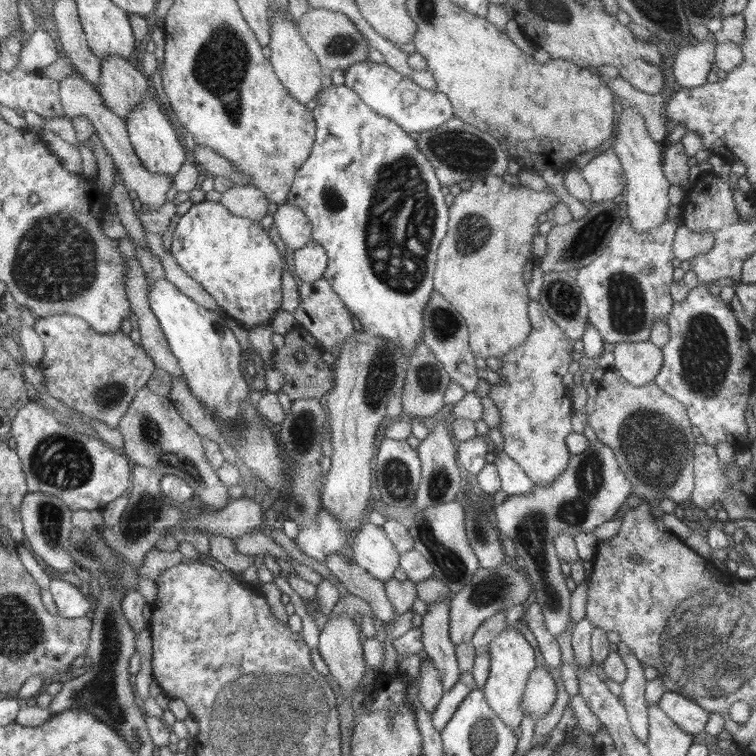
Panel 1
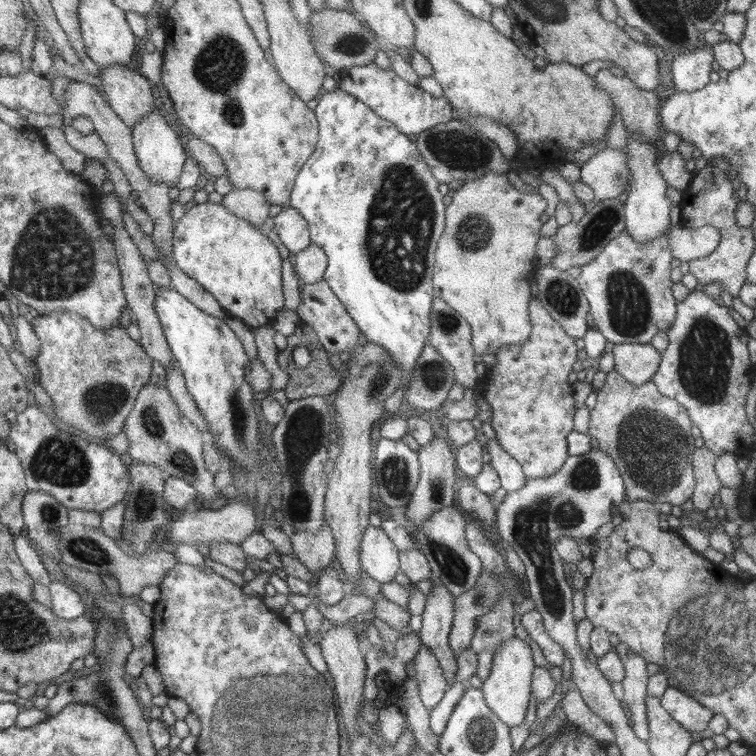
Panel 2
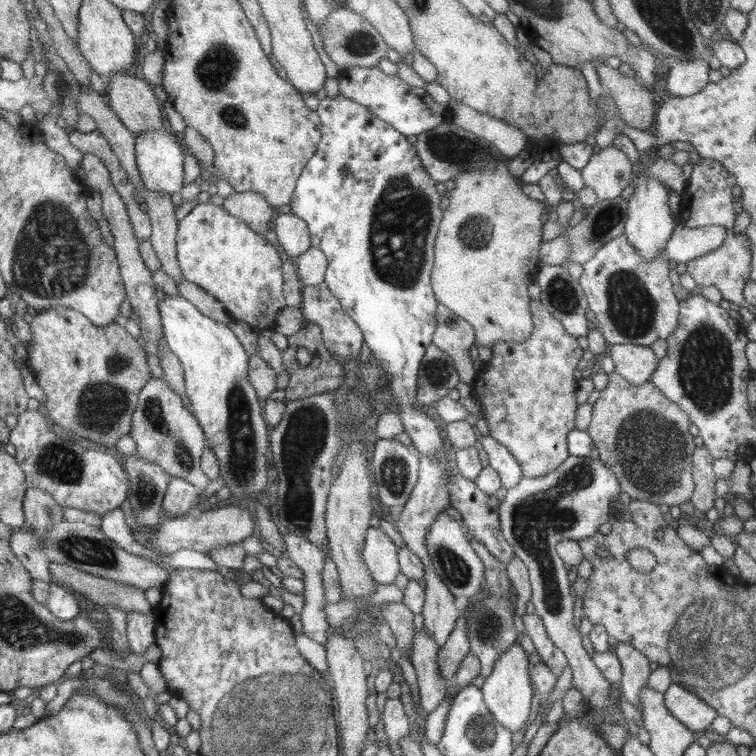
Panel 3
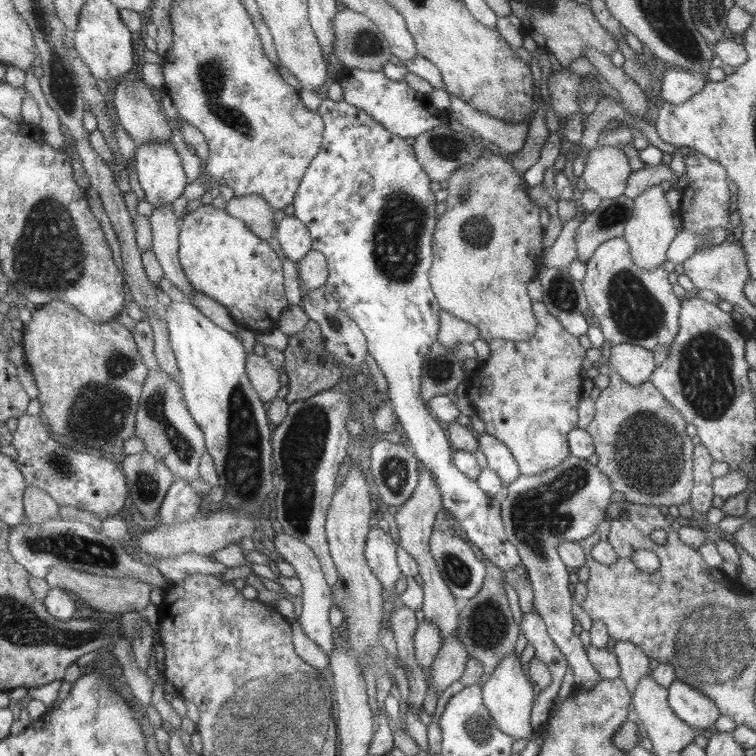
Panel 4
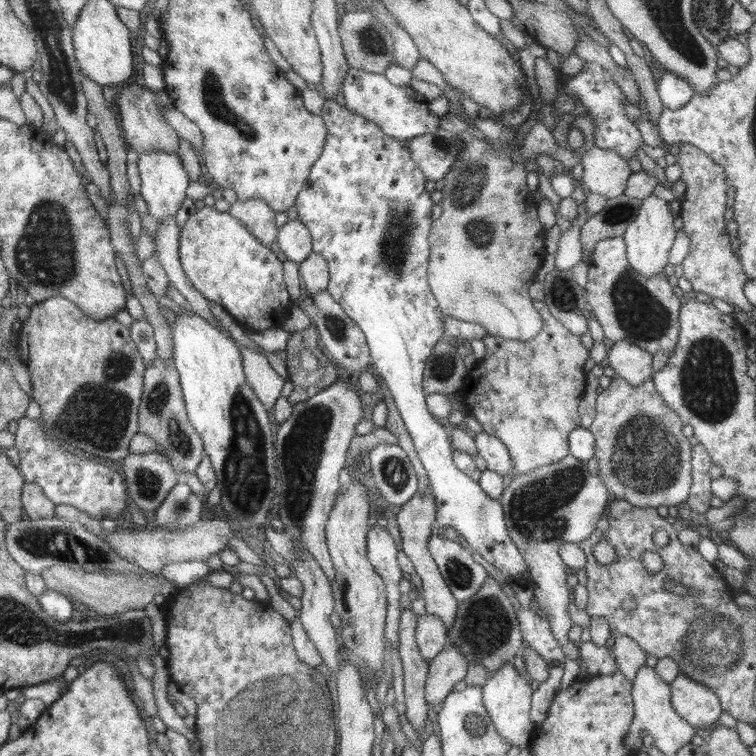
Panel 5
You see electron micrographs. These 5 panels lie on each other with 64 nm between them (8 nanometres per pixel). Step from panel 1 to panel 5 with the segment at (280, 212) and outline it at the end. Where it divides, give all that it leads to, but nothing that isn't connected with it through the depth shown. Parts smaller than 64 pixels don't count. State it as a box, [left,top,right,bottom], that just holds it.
[277,220,313,264]

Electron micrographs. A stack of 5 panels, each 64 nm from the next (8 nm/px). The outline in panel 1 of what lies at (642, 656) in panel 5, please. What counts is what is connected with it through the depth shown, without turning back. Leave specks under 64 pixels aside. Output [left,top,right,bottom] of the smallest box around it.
[617,641,649,743]

